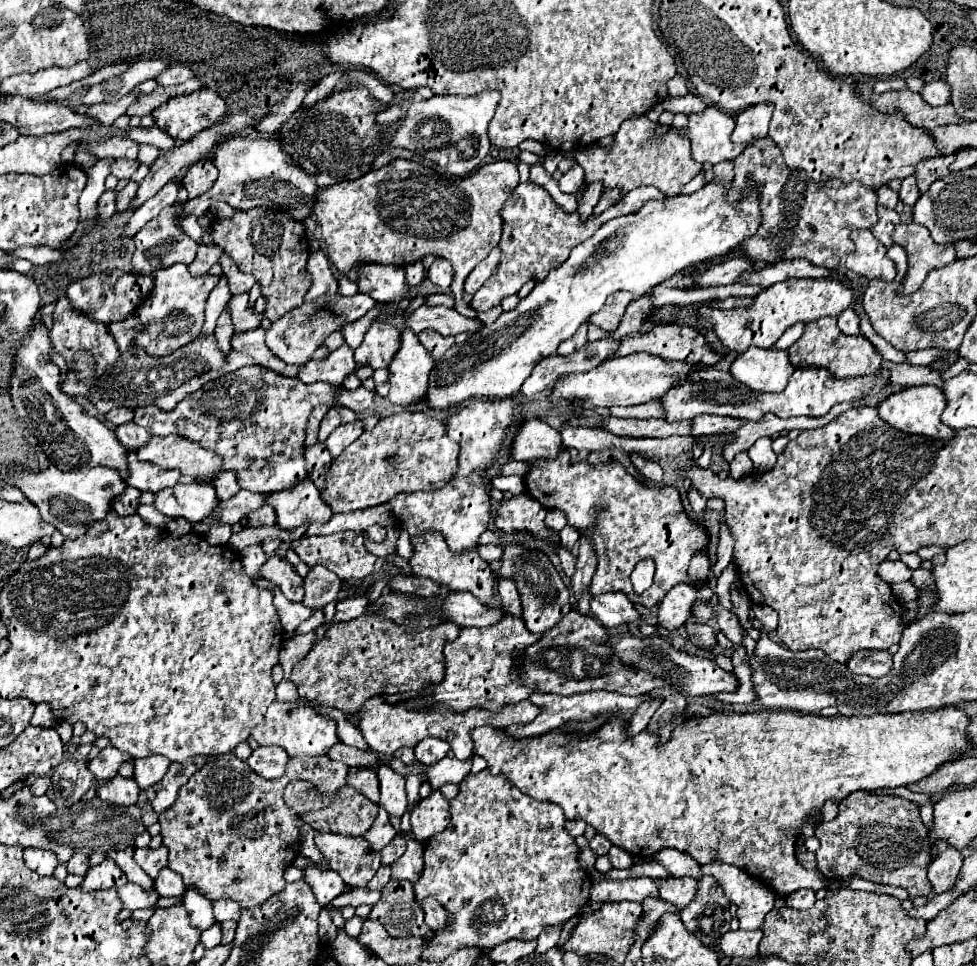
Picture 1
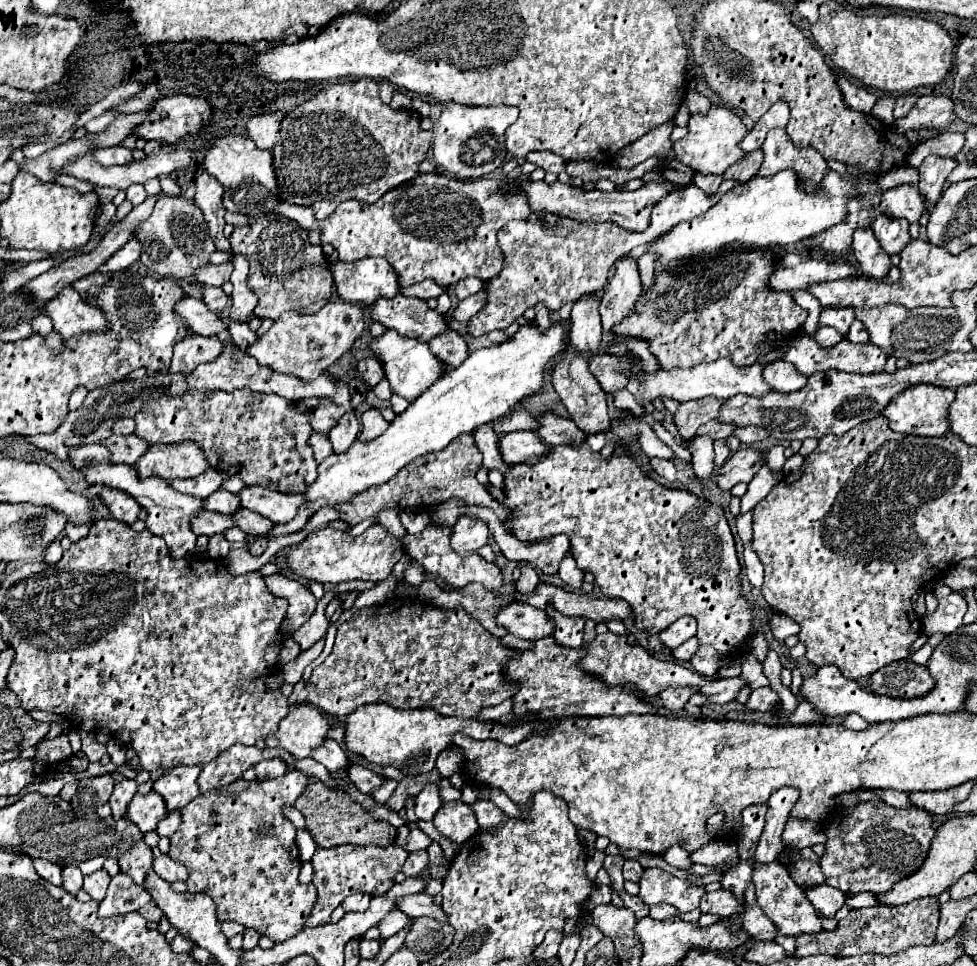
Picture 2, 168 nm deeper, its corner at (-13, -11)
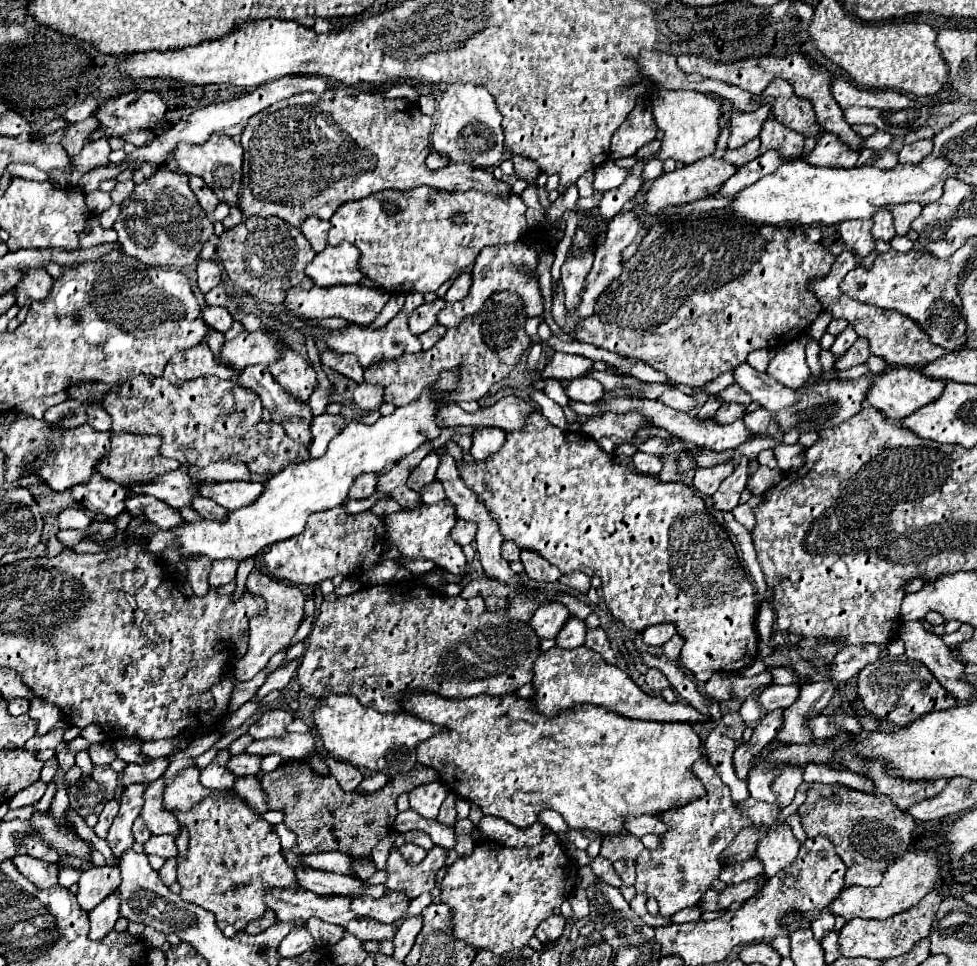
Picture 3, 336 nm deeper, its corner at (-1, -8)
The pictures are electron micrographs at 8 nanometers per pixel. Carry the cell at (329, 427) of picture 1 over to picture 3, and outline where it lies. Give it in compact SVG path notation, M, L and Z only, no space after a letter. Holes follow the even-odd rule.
M319 415L311 421L311 443L309 443L309 457L317 459L323 457L327 451L329 441L343 429L345 419L341 415Z

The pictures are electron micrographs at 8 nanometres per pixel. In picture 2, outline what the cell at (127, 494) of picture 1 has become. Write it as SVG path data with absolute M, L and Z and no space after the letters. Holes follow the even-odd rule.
M103 488L99 492L101 500L109 506L113 518L117 520L123 520L127 524L133 524L141 512L141 506L135 502L135 498L127 496L125 492L119 492L115 488Z

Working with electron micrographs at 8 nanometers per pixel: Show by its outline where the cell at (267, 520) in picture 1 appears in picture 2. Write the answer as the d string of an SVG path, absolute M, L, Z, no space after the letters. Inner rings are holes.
M239 508L235 512L235 522L249 536L259 536L259 534L267 532L267 528L275 526L273 520L267 520L265 516L259 516L259 514L255 514L251 510L245 510L245 508Z

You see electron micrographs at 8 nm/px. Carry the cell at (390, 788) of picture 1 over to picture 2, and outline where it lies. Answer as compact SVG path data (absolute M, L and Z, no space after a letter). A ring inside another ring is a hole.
M425 784L425 788L415 796L415 816L419 820L429 822L439 810L439 806L441 806L441 800L439 800L437 784Z

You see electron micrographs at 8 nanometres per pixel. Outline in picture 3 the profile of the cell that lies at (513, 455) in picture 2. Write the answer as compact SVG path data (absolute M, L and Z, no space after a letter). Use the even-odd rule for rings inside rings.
M477 427L473 431L473 445L471 445L471 455L481 461L487 459L489 455L493 455L495 451L501 449L501 445L505 443L505 433L501 429L495 427Z

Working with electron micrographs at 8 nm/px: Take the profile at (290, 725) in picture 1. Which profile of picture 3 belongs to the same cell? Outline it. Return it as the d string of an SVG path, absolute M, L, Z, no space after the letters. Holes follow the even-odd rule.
M271 709L261 715L261 719L249 725L247 733L253 739L267 739L267 737L283 737L287 731L285 727L293 721L293 715L285 709Z

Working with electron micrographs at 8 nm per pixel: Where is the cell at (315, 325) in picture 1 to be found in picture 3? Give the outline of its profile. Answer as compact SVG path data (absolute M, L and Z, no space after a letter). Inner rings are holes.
M241 331L235 339L225 341L223 349L219 351L219 357L215 359L217 365L229 365L233 367L237 373L241 373L245 367L249 365L273 365L281 351L277 347L277 343L285 343L279 333L269 331L263 333L259 331Z

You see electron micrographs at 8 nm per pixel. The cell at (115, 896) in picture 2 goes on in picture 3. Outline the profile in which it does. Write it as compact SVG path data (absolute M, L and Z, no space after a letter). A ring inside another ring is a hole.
M111 893L89 913L89 937L91 941L101 941L119 919L119 893Z

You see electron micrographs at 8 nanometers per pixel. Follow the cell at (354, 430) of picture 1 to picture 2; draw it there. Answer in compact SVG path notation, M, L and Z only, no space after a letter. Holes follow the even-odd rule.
M377 408L365 410L361 414L361 432L359 432L359 440L373 440L375 436L381 436L387 430L389 422L383 420L381 412Z

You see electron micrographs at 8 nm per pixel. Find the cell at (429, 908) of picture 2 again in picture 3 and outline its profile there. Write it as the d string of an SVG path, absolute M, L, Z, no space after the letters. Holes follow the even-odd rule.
M295 869L295 879L303 885L305 891L313 891L317 895L365 895L365 897L381 897L385 887L365 887L361 879L353 879L339 873L327 873L317 869Z

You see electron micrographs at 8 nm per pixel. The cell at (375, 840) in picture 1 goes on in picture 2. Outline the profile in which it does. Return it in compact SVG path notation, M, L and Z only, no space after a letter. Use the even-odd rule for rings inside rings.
M411 828L409 836L407 836L407 850L415 852L415 850L425 850L431 844L431 838L427 834L423 834L423 830L419 828Z

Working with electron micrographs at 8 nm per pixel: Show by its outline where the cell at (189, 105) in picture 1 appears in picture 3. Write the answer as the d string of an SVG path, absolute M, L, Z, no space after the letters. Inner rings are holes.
M131 91L119 97L111 97L103 101L95 117L99 117L99 129L91 133L91 139L99 137L117 137L123 131L145 127L153 121L165 117L165 103L157 93L149 91Z

